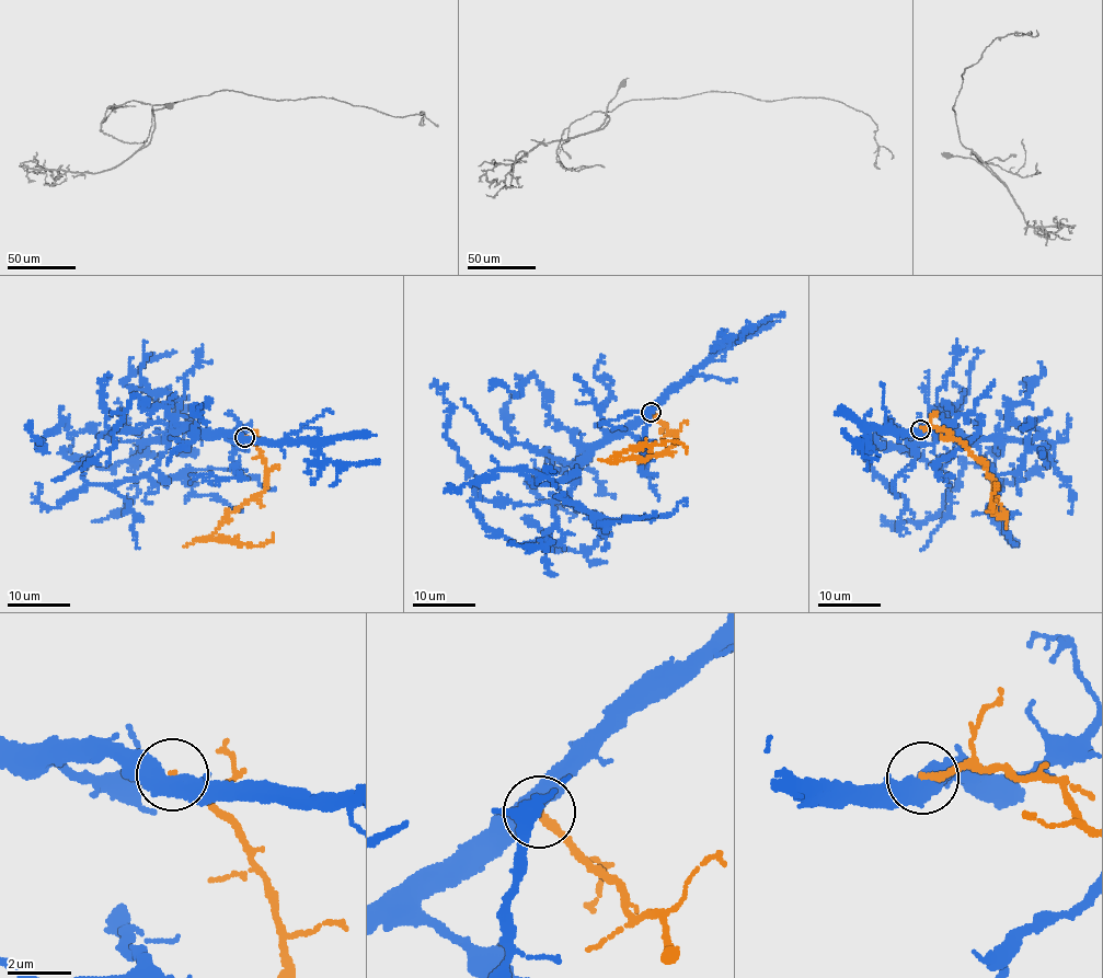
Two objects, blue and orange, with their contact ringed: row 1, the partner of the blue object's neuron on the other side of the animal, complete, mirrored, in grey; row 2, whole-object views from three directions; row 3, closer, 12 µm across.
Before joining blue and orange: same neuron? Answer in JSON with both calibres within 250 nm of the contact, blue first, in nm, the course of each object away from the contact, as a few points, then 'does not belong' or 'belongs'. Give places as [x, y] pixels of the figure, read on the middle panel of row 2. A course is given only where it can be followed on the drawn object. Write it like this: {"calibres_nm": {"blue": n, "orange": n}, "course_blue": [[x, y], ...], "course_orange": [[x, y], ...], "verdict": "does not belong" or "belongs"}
{"calibres_nm": {"blue": 480, "orange": 220}, "course_blue": [[651, 412], [610, 432], [564, 495], [489, 502], [447, 435], [452, 404], [429, 386]], "course_orange": [[651, 412], [675, 434], [676, 444], [643, 458], [610, 460], [664, 441], [678, 441], [686, 452]], "verdict": "does not belong"}

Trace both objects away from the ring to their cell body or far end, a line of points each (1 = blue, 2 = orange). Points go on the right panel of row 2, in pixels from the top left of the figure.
1: (920, 430), (995, 438), (1001, 455), (990, 467), (966, 463), (940, 513), (892, 527), (882, 519), (886, 524)
2: (920, 429), (931, 426), (948, 432), (979, 458), (1004, 517), (991, 506), (997, 484)

